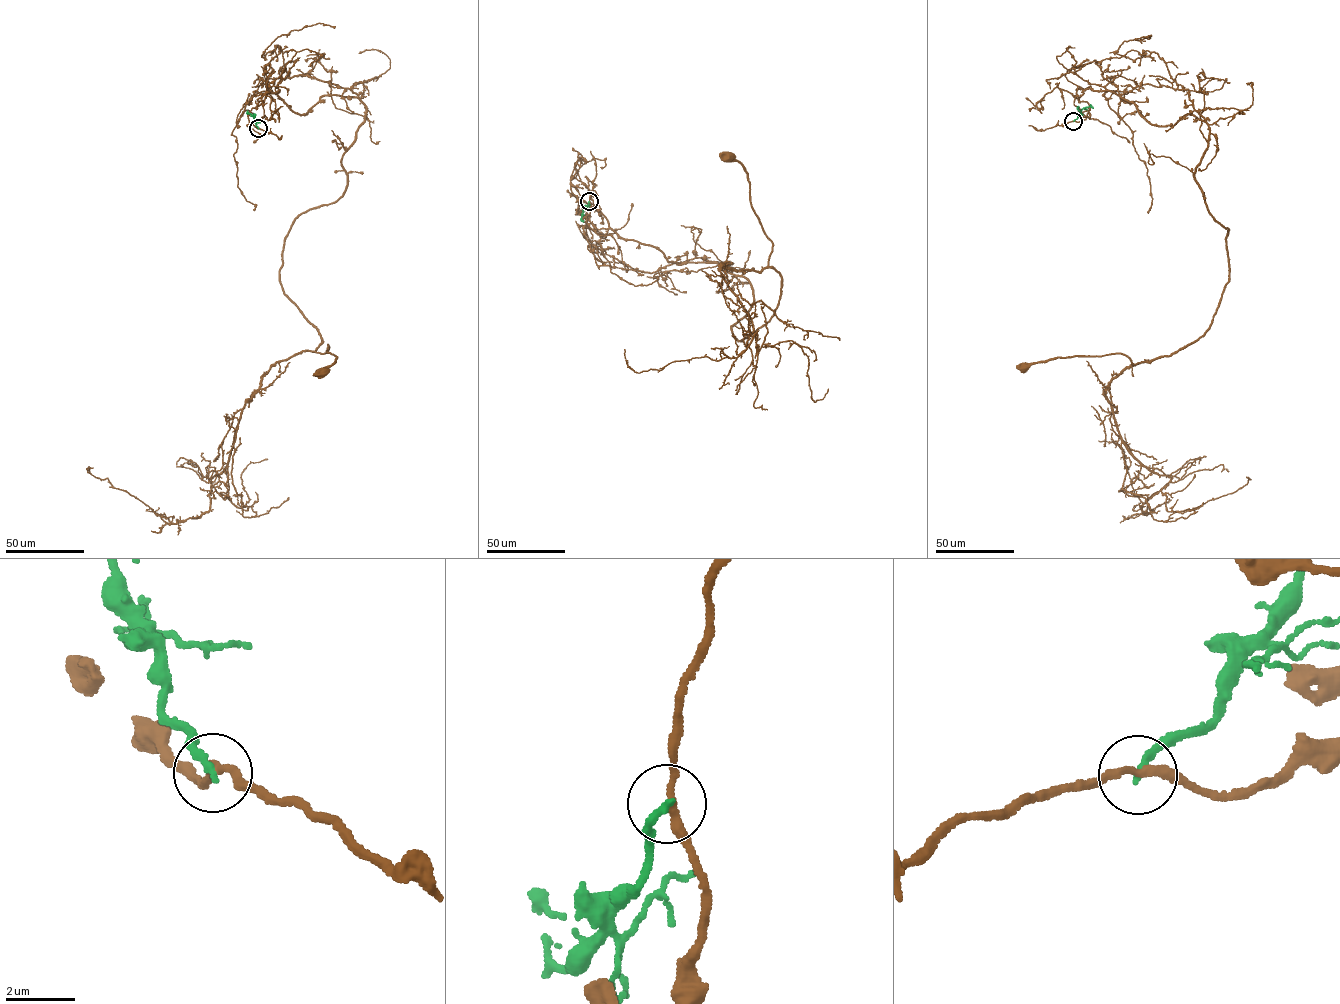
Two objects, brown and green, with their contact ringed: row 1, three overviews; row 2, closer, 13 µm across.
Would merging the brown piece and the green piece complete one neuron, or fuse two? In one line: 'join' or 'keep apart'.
keep apart

